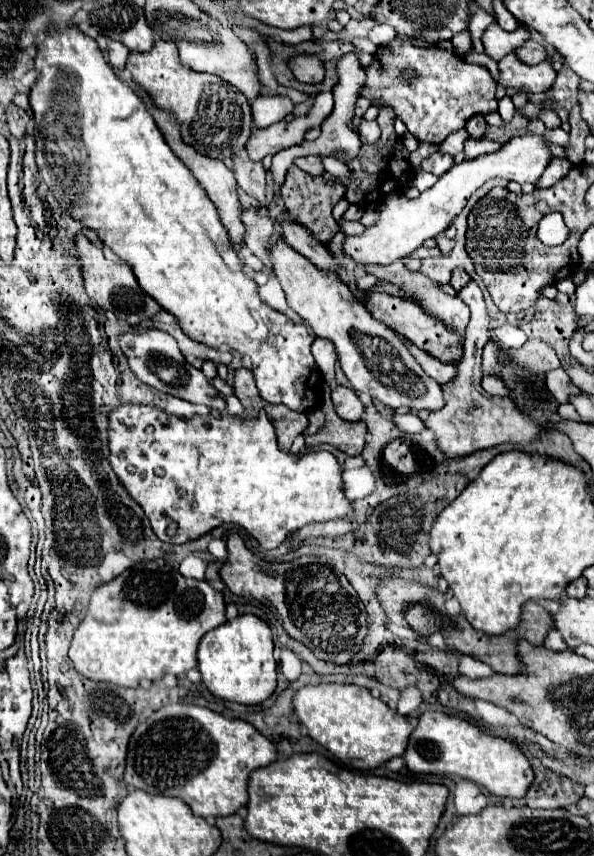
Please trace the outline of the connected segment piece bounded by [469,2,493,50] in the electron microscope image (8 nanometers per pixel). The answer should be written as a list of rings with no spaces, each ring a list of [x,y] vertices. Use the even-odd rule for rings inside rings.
[[[471,2],[471,20],[469,20],[469,34],[471,34],[471,38],[473,38],[473,46],[475,46],[475,50],[479,48],[479,38],[481,38],[481,34],[485,32],[485,28],[493,22],[493,16],[491,14],[487,14],[485,10],[481,10],[475,2]]]

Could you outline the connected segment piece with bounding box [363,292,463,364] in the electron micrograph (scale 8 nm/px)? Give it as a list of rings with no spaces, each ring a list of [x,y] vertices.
[[[365,294],[365,306],[367,310],[373,314],[375,320],[383,322],[385,326],[401,332],[405,338],[409,338],[417,348],[421,348],[423,352],[427,352],[429,356],[437,358],[439,362],[443,364],[459,364],[461,358],[463,358],[463,338],[449,330],[441,320],[437,318],[431,318],[429,314],[425,314],[415,302],[407,302],[405,298],[395,298],[395,296],[389,296],[389,294]]]

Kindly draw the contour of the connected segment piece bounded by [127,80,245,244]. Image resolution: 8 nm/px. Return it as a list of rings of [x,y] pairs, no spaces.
[[[127,80],[127,84],[129,84],[137,94],[143,96],[149,114],[153,116],[157,128],[159,128],[159,130],[163,132],[163,136],[165,136],[165,142],[167,142],[167,144],[171,146],[171,150],[181,158],[181,162],[193,172],[193,176],[199,180],[199,184],[201,184],[203,190],[207,192],[209,200],[215,204],[215,208],[217,208],[217,212],[219,212],[219,218],[221,218],[223,226],[227,228],[231,240],[233,240],[235,244],[243,242],[245,226],[243,226],[241,220],[239,220],[239,214],[241,214],[241,202],[239,202],[239,198],[237,198],[237,188],[235,188],[237,184],[235,184],[233,172],[231,172],[223,162],[219,162],[219,160],[215,160],[215,158],[207,158],[207,156],[199,154],[197,150],[191,150],[191,146],[187,146],[185,142],[181,142],[181,138],[179,138],[179,126],[175,126],[175,118],[171,118],[171,114],[167,114],[167,110],[155,110],[155,106],[151,106],[151,98],[147,98],[147,92],[145,92],[143,88],[139,88],[139,84],[135,84],[133,80]]]

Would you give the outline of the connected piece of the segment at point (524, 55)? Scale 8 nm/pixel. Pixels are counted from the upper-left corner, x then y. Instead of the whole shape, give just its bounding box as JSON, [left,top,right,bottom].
[515,40,547,64]

